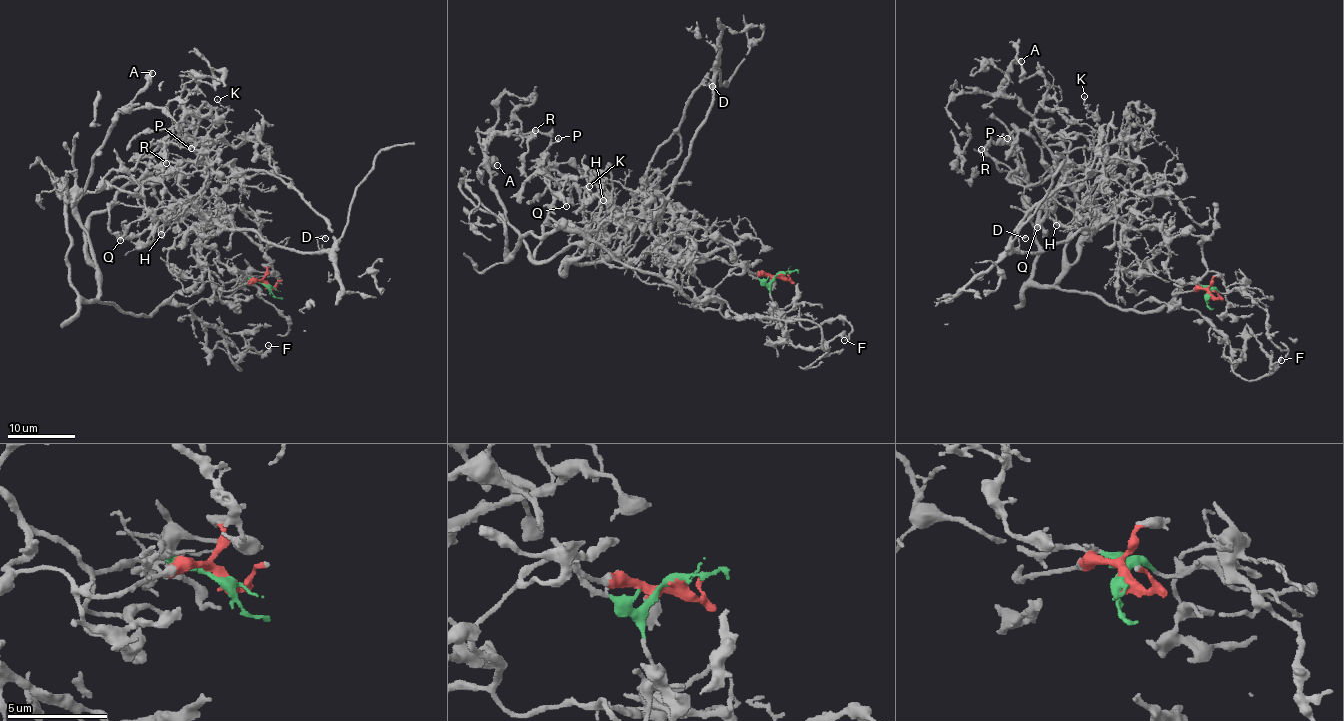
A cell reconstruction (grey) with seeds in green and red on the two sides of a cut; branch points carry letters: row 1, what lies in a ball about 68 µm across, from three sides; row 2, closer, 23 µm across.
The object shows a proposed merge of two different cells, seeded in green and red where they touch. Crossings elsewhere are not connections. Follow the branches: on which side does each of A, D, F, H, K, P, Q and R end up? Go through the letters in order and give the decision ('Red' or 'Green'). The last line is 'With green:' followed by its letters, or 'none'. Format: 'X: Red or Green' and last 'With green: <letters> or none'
A: Red
D: Green
F: Red
H: Red
K: Green
P: Red
Q: Red
R: Red
With green: D, K

